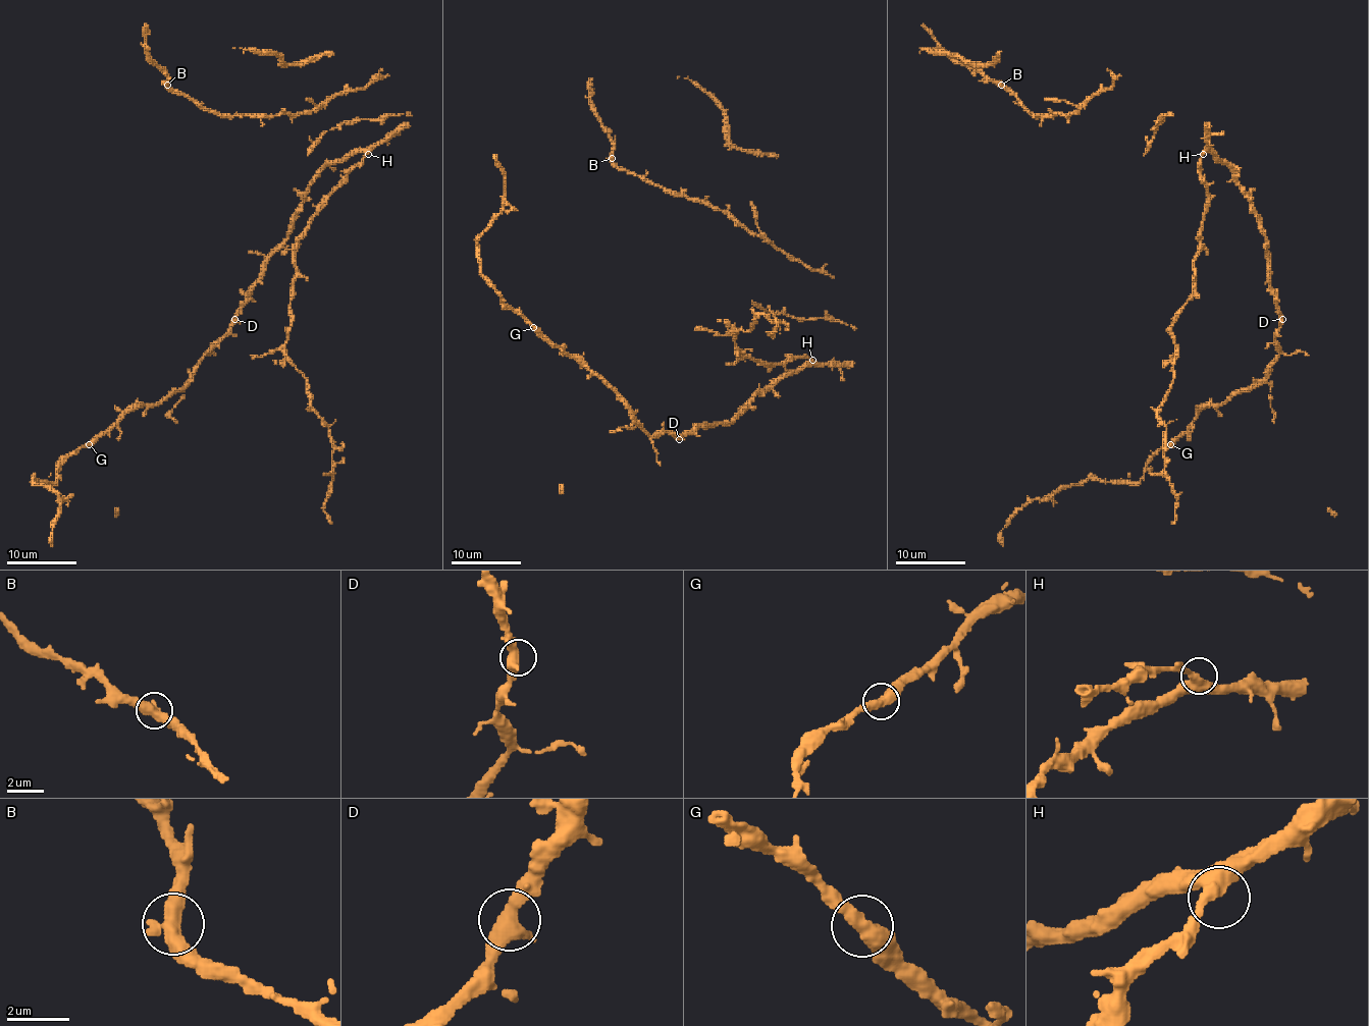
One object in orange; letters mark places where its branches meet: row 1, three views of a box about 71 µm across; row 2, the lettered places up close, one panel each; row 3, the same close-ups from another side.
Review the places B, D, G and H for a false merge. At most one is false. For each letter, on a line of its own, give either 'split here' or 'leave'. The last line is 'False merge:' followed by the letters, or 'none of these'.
B: leave
D: leave
G: leave
H: leave
False merge: none of these

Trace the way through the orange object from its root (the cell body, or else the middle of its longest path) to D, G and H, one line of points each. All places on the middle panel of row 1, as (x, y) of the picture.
D: (747, 407), (731, 422), (703, 424), (679, 439)
G: (747, 407), (731, 422), (703, 424), (683, 436), (666, 431), (651, 436), (597, 375), (554, 347), (533, 326)
H: (747, 407), (757, 394), (799, 372), (812, 360)

